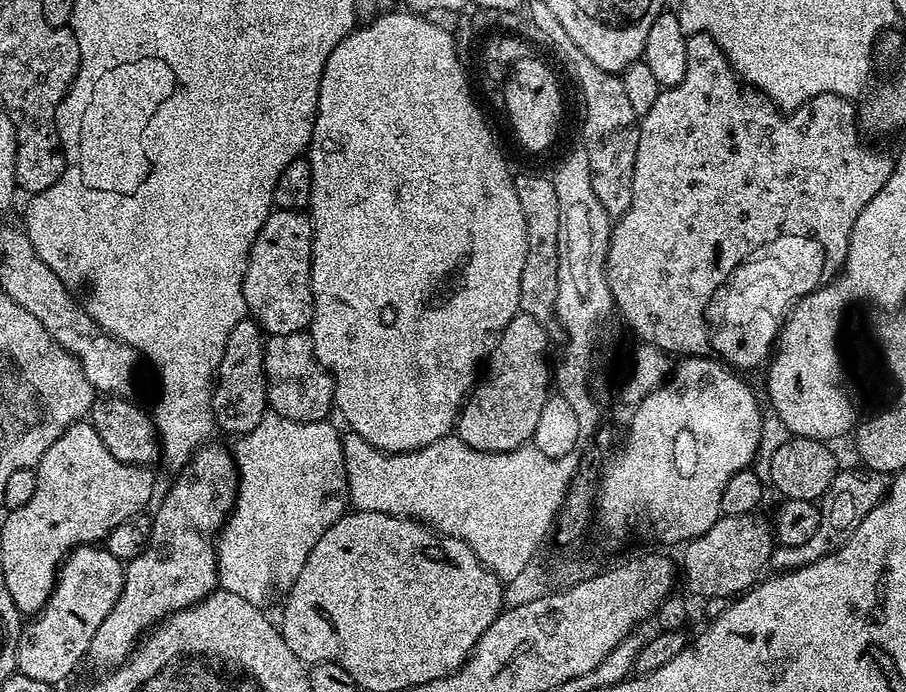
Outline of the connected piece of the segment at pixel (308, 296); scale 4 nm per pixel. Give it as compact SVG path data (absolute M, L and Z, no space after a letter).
M290 208L274 210L266 218L262 230L258 230L258 238L254 238L252 249L248 255L246 274L242 282L242 290L248 307L247 315L260 325L265 333L294 334L303 332L311 325L314 314L314 298L312 297L312 222L303 211Z

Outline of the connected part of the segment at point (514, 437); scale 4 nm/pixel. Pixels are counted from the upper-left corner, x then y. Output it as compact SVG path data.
M519 311L500 331L478 383L456 417L454 432L462 442L483 452L509 452L531 441L550 394L548 332L544 328L547 327L538 318Z

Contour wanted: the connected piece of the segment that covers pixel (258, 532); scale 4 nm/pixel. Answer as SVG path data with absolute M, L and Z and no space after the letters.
M266 414L255 432L237 439L240 441L234 447L234 459L240 473L240 489L236 491L232 513L216 537L218 584L223 591L238 594L238 598L246 598L246 602L267 609L268 600L274 599L276 592L287 593L298 574L302 574L302 566L306 566L306 558L310 558L310 550L314 550L318 538L322 538L322 534L350 508L341 435L341 429L336 429L328 420L298 422Z

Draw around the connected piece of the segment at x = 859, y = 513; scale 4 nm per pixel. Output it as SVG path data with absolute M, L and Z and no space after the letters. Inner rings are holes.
M863 466L855 467L848 468L845 472L844 469L837 471L834 482L819 501L820 525L818 530L814 530L814 535L808 541L802 542L802 546L781 544L773 547L770 561L773 569L795 570L806 567L810 562L818 562L818 558L822 558L827 552L832 552L845 544L850 538L850 534L854 534L854 530L858 530L862 518L866 518L866 514L870 514L870 510L874 510L874 506L878 506L880 501L888 495L889 473L869 472Z

